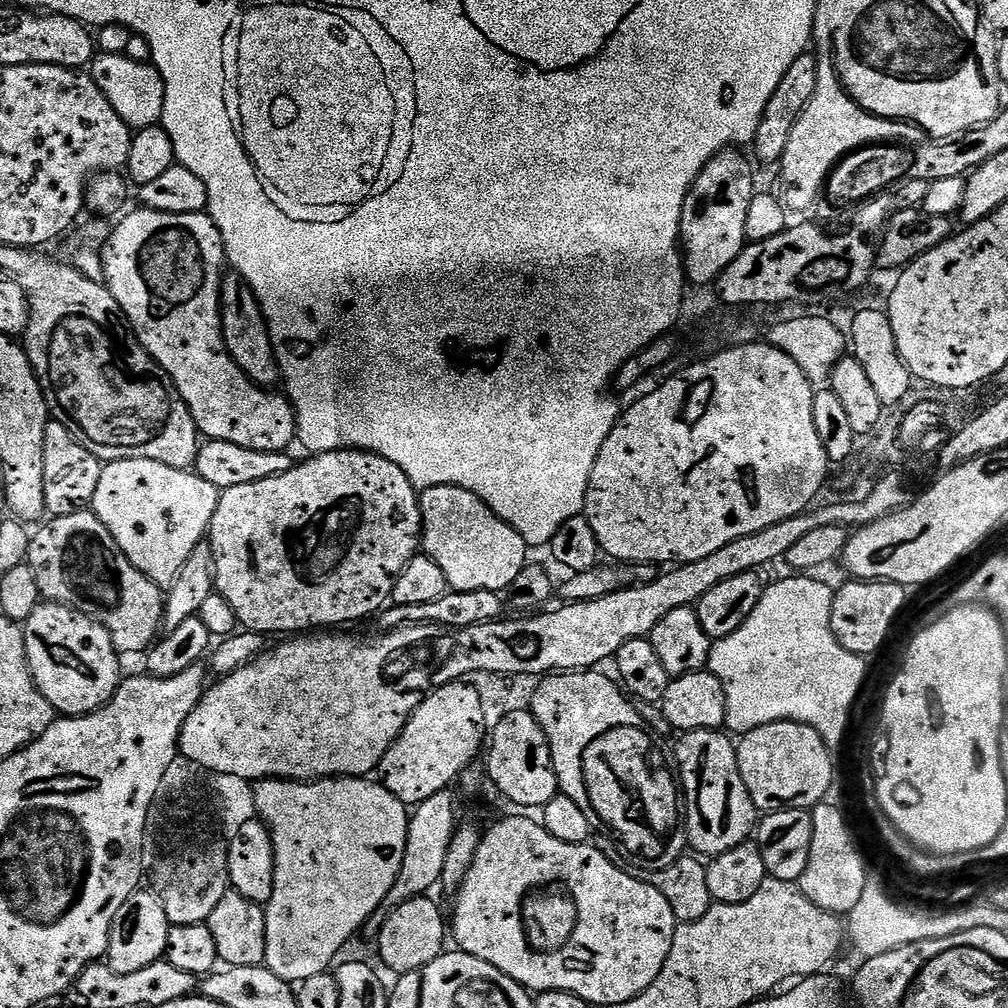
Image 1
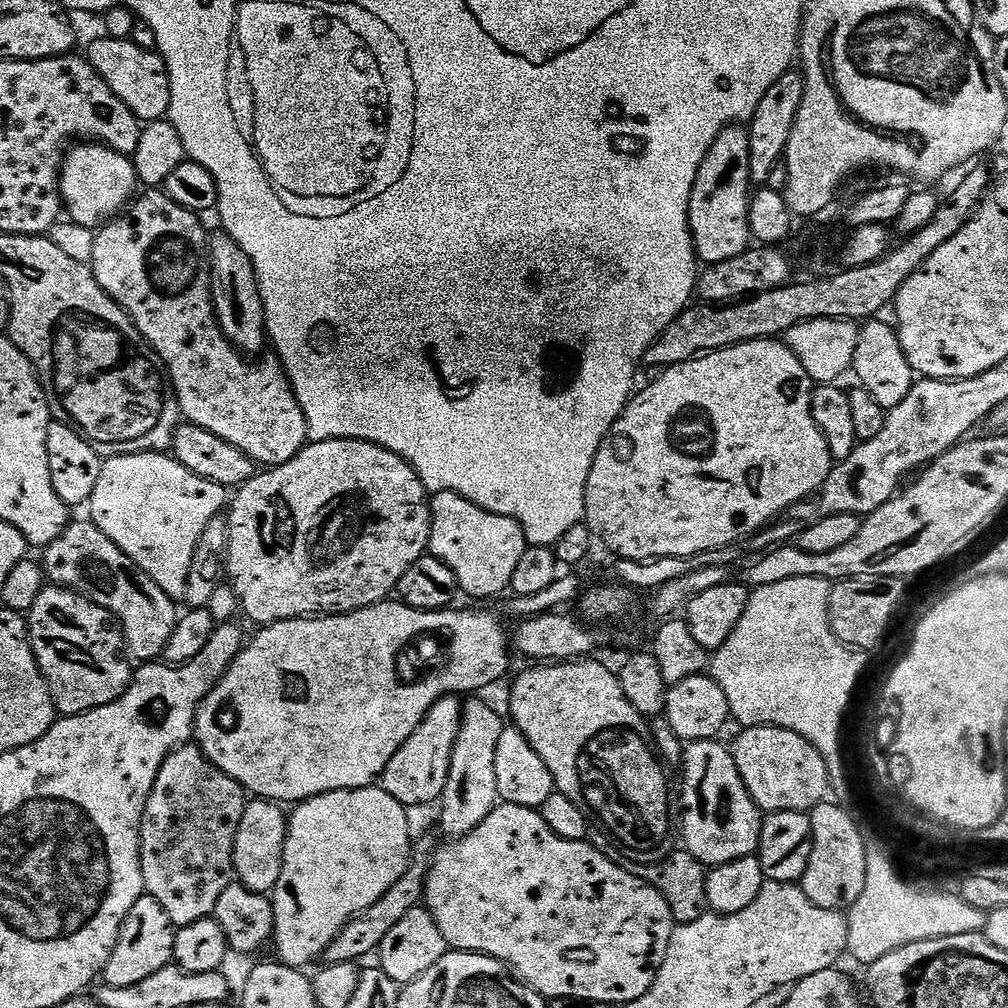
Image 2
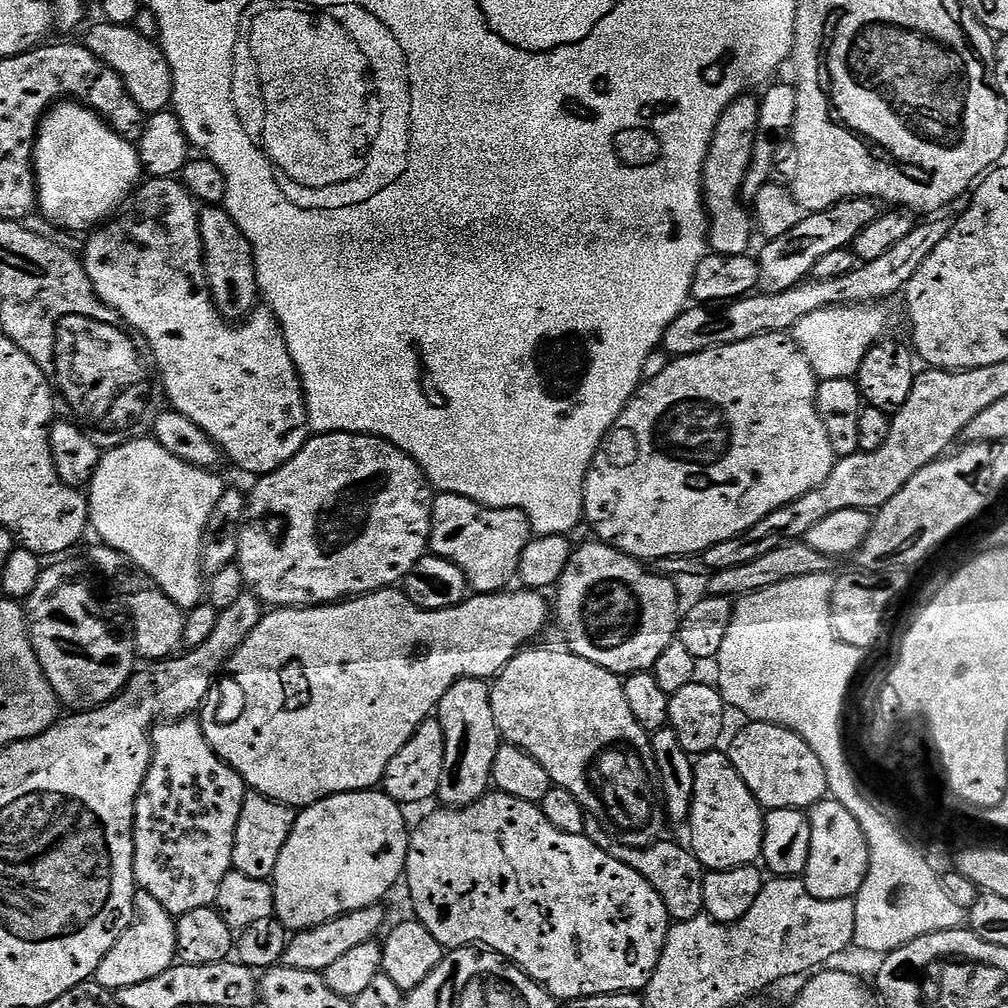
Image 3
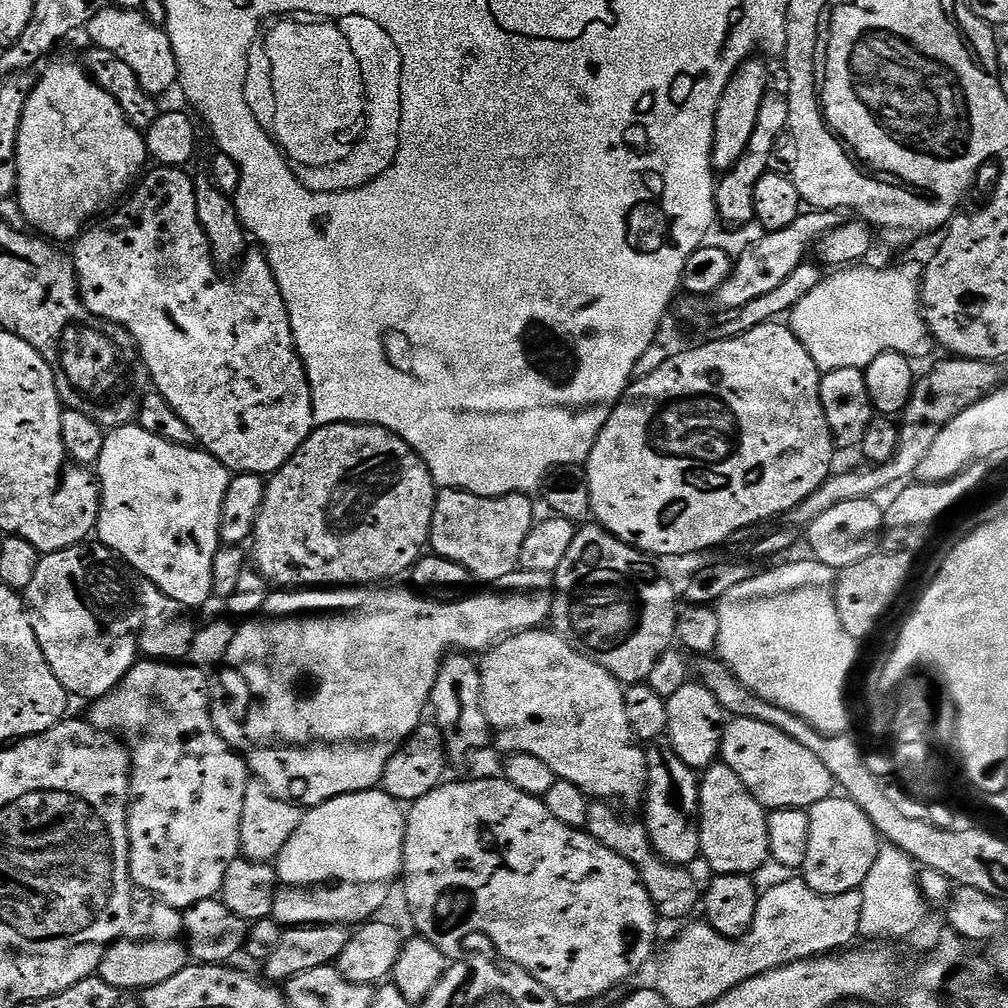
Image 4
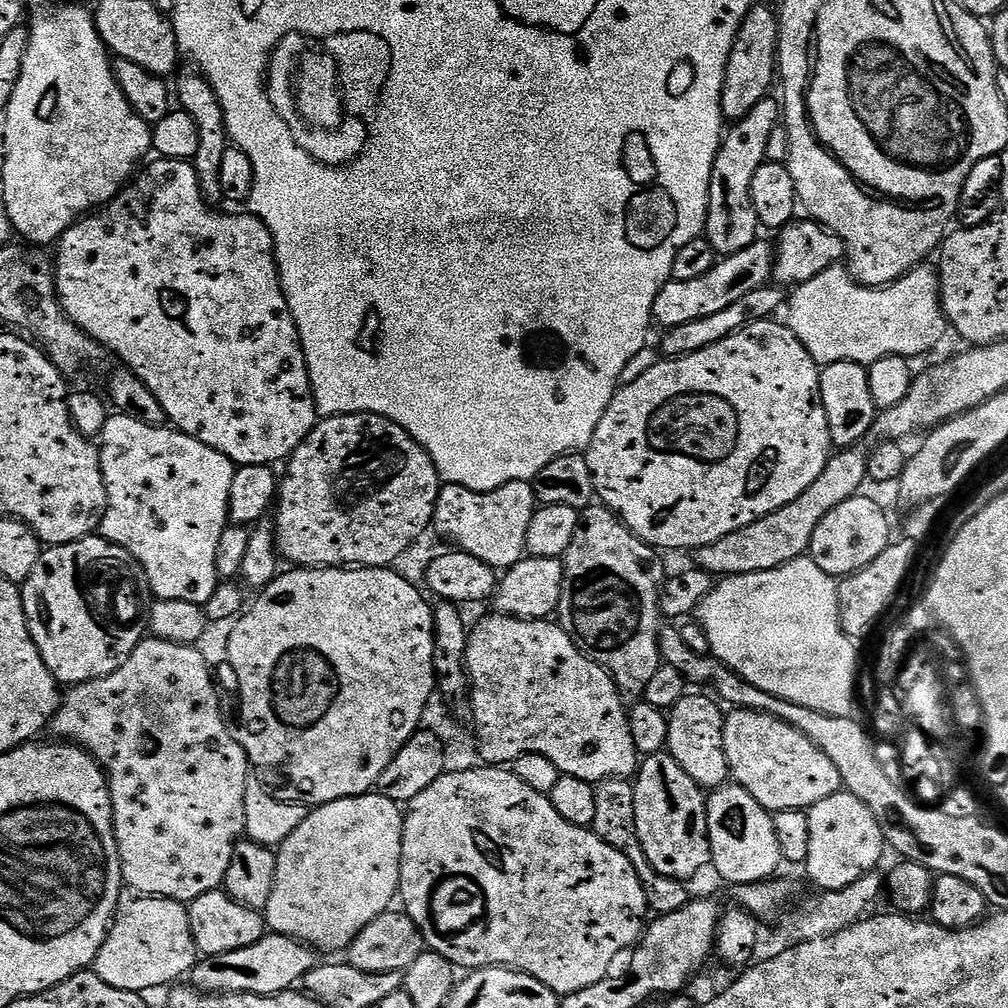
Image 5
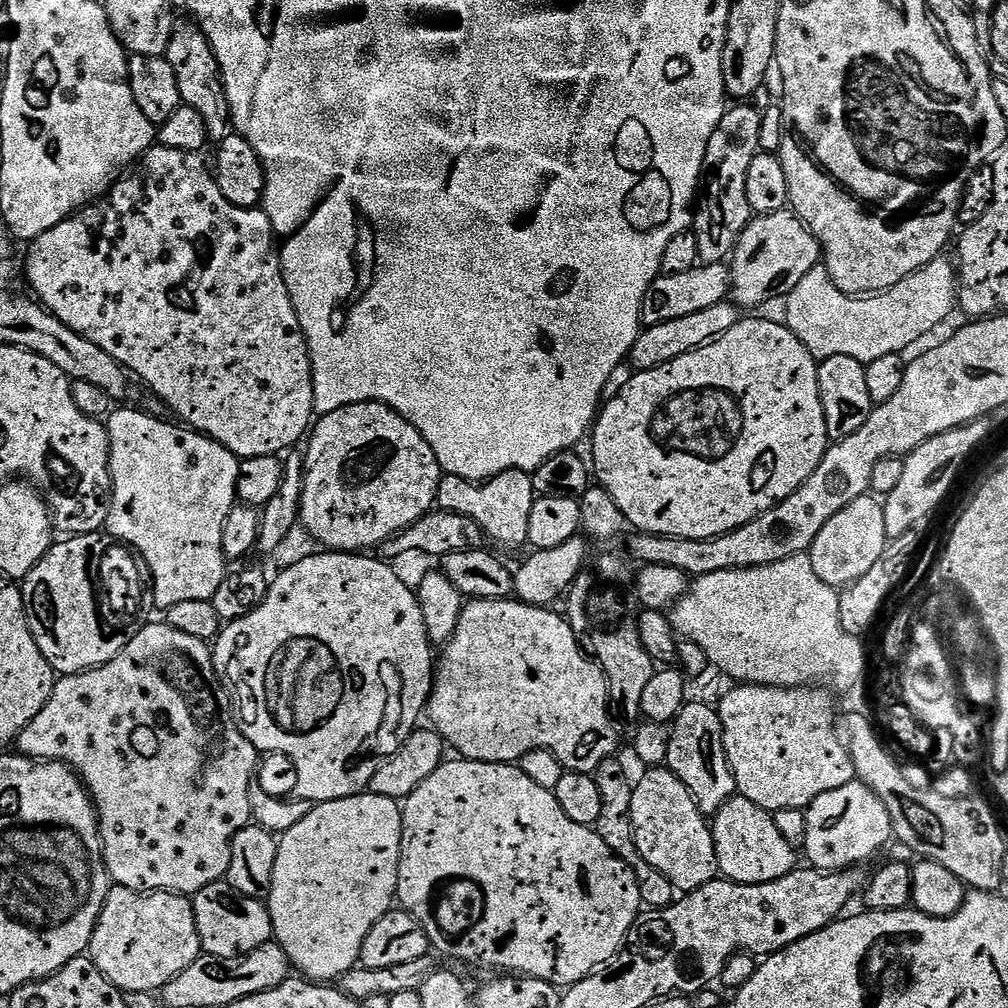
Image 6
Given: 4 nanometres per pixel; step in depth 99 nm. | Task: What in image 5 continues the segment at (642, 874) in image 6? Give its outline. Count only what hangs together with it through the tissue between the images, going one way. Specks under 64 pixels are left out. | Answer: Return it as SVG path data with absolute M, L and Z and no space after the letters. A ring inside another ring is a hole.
M612 776L608 780L601 780L599 784L595 785L595 790L592 831L596 833L598 838L602 838L602 842L614 846L614 850L618 850L622 854L626 854L626 858L630 858L630 866L634 866L634 870L642 882L642 890L646 890L648 907L656 916L674 914L674 910L682 910L682 906L686 906L690 899L689 885L683 880L675 880L660 874L647 861L646 854L643 853L642 846L639 845L638 834L635 833L633 781L628 778Z

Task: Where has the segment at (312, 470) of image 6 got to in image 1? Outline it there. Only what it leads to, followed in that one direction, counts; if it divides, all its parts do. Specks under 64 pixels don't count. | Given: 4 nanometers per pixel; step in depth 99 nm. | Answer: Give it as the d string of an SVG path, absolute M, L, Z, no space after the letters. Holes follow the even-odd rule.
M347 448L346 450L338 450L337 452L322 452L312 454L307 457L305 464L297 463L290 470L286 470L286 474L278 474L274 478L266 478L262 482L246 482L246 486L230 486L223 489L220 493L220 501L218 502L218 510L214 510L214 518L212 519L212 527L210 529L210 543L214 550L214 566L216 567L216 591L222 598L226 598L226 602L230 602L230 606L234 606L234 614L241 629L249 632L258 632L261 634L269 634L268 632L288 632L284 634L308 634L313 630L336 630L339 624L352 624L355 620L364 620L367 616L375 617L391 601L392 591L394 590L394 582L402 574L402 570L406 565L418 555L422 548L422 529L424 527L424 519L420 513L420 498L418 490L410 482L410 478L406 478L406 474L402 474L402 470L398 470L398 466L394 466L394 462L390 462L386 458L382 458L373 452L360 452L356 448Z

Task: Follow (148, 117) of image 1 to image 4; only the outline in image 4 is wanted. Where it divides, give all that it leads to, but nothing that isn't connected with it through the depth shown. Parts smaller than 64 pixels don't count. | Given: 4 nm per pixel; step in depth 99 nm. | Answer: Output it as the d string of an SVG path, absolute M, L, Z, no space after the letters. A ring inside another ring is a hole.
M105 6L98 14L94 14L94 18L90 18L86 35L92 39L91 43L95 47L110 50L110 54L118 54L118 58L122 58L122 62L126 62L126 66L130 66L130 70L134 70L134 74L138 74L138 78L142 82L142 90L146 90L151 96L163 97L163 92L168 92L171 88L177 87L178 62L174 58L174 50L170 46L168 33L163 27L152 25L140 10Z

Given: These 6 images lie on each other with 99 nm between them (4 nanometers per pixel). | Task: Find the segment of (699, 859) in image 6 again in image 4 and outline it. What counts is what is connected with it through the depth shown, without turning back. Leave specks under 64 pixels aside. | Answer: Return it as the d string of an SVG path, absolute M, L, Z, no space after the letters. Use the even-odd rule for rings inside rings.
M666 738L647 747L648 786L645 792L644 825L656 853L669 864L687 867L700 856L700 783L697 773L682 762Z

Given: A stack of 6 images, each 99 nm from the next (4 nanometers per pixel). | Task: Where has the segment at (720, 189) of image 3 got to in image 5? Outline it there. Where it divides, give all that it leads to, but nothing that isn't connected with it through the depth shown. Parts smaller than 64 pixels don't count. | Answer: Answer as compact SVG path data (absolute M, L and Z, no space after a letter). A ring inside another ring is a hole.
M757 3L748 12L747 18L736 35L734 46L730 50L730 58L726 62L726 74L722 82L720 95L720 110L728 122L735 122L746 118L758 102L769 99L772 80L778 76L778 53L780 50L780 21L777 13L764 5Z

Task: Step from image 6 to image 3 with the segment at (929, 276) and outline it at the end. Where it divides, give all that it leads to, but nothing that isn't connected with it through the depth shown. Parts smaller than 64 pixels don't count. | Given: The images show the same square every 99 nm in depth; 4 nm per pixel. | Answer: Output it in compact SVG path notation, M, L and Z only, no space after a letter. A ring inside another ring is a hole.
M867 302L864 304L836 304L832 308L822 308L814 310L812 314L806 314L790 330L790 335L796 341L796 345L806 354L814 374L820 380L829 380L830 378L855 377L862 366L862 358L881 339L880 333L880 308L881 305L876 302Z

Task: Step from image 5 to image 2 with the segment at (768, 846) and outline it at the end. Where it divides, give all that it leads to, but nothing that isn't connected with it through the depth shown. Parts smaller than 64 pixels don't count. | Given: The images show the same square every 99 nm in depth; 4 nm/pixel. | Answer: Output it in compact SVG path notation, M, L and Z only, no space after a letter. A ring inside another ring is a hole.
M719 739L698 740L689 743L683 749L682 767L684 766L684 844L683 847L694 858L706 866L715 866L734 862L738 858L753 855L760 847L760 826L762 813L746 790L738 774L731 751L720 745Z

